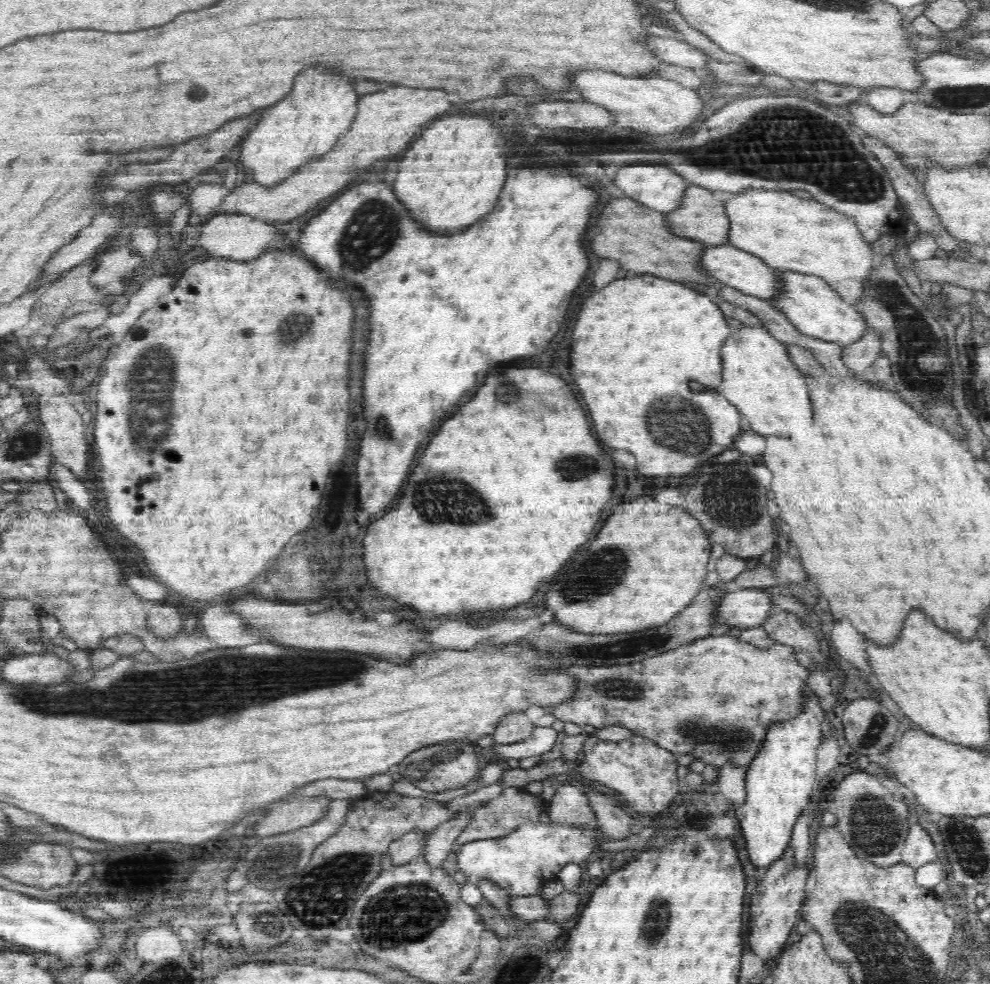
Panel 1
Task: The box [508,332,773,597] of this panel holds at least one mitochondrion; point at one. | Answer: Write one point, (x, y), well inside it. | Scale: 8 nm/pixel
(677, 422)

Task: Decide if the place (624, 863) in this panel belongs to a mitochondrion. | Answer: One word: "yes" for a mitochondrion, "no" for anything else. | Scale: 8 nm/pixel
no

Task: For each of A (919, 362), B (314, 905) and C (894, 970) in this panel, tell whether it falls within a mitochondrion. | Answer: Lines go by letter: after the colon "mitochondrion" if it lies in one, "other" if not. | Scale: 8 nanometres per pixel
A: mitochondrion
B: mitochondrion
C: mitochondrion

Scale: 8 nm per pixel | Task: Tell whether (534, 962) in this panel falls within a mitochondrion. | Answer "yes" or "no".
yes

